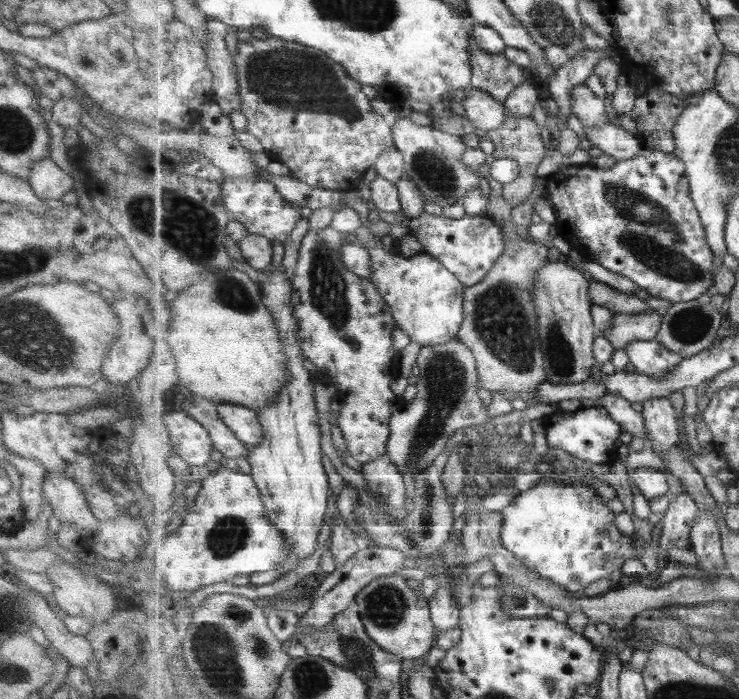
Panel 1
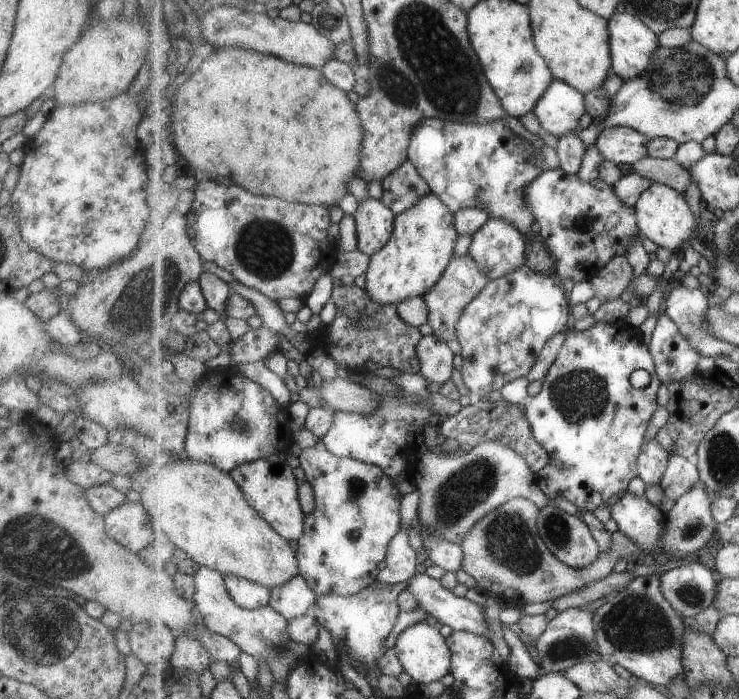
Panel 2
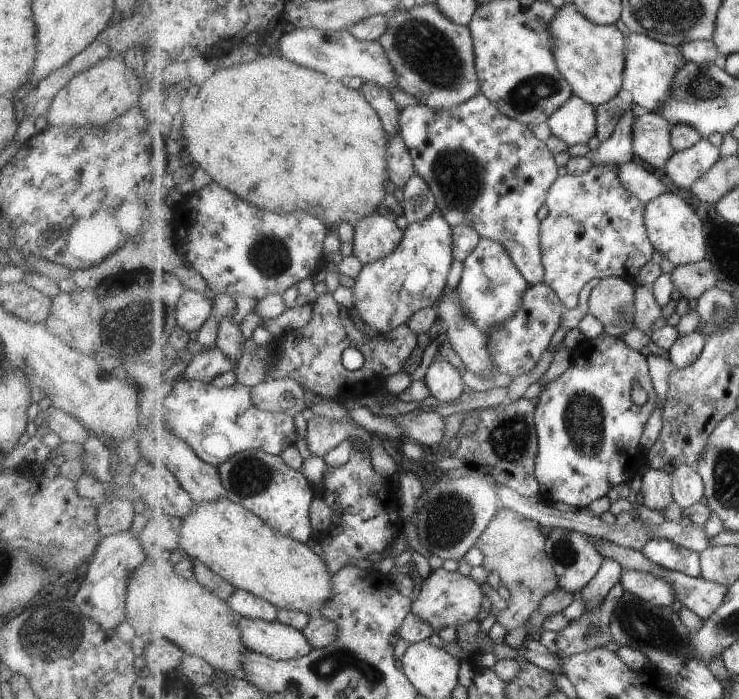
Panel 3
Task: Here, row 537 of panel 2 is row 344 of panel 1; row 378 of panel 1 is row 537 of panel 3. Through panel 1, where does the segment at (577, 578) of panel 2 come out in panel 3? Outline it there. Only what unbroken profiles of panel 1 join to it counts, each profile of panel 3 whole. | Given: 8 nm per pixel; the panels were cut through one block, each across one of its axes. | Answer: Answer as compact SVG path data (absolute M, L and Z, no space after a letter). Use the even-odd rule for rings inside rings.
M503 508L489 523L488 529L477 539L476 545L485 553L483 567L487 572L497 572L510 593L507 608L496 615L496 620L506 632L525 627L544 596L559 588L552 560L546 551L548 536L535 519L521 516L516 510Z

